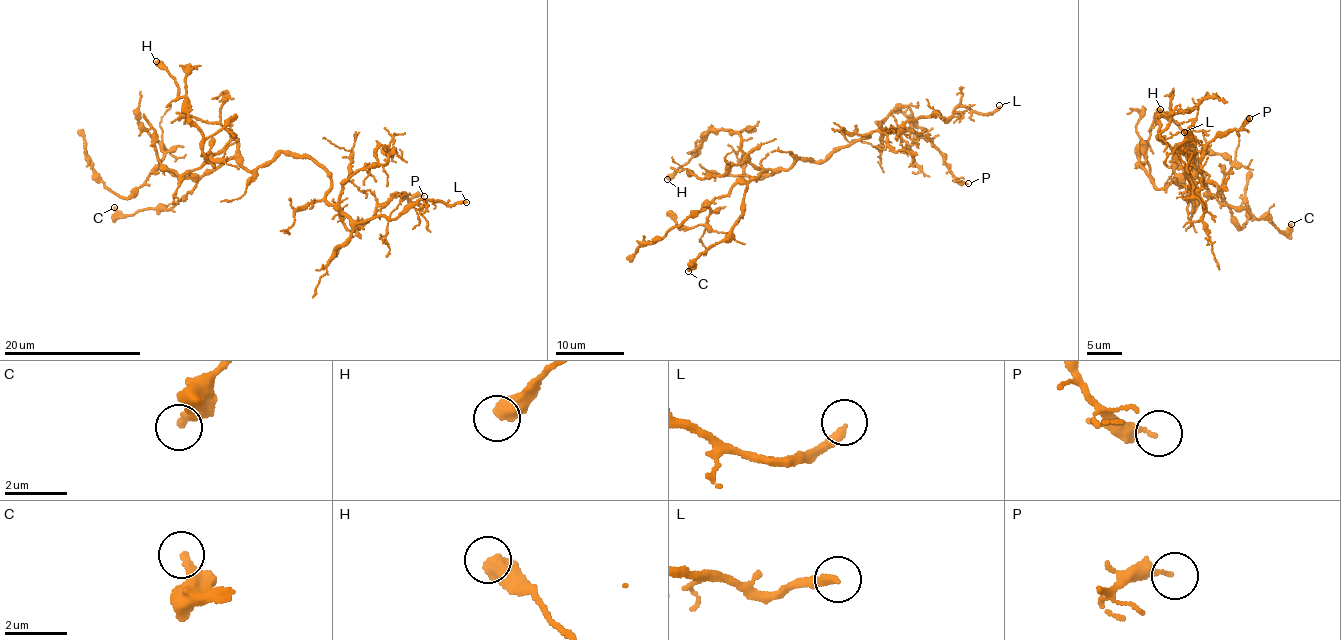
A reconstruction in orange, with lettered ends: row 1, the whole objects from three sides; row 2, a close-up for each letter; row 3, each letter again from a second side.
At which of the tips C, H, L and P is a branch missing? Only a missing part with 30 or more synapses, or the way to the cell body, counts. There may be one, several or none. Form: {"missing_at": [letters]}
{"missing_at": ["L"]}

